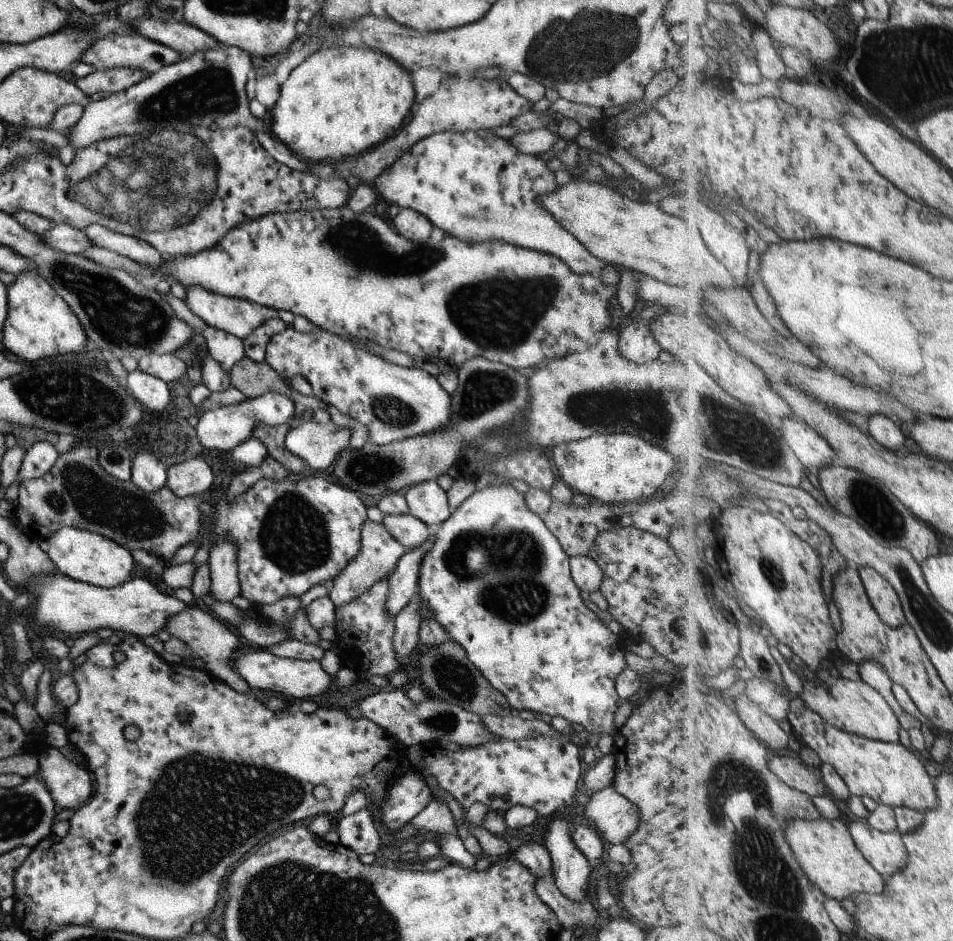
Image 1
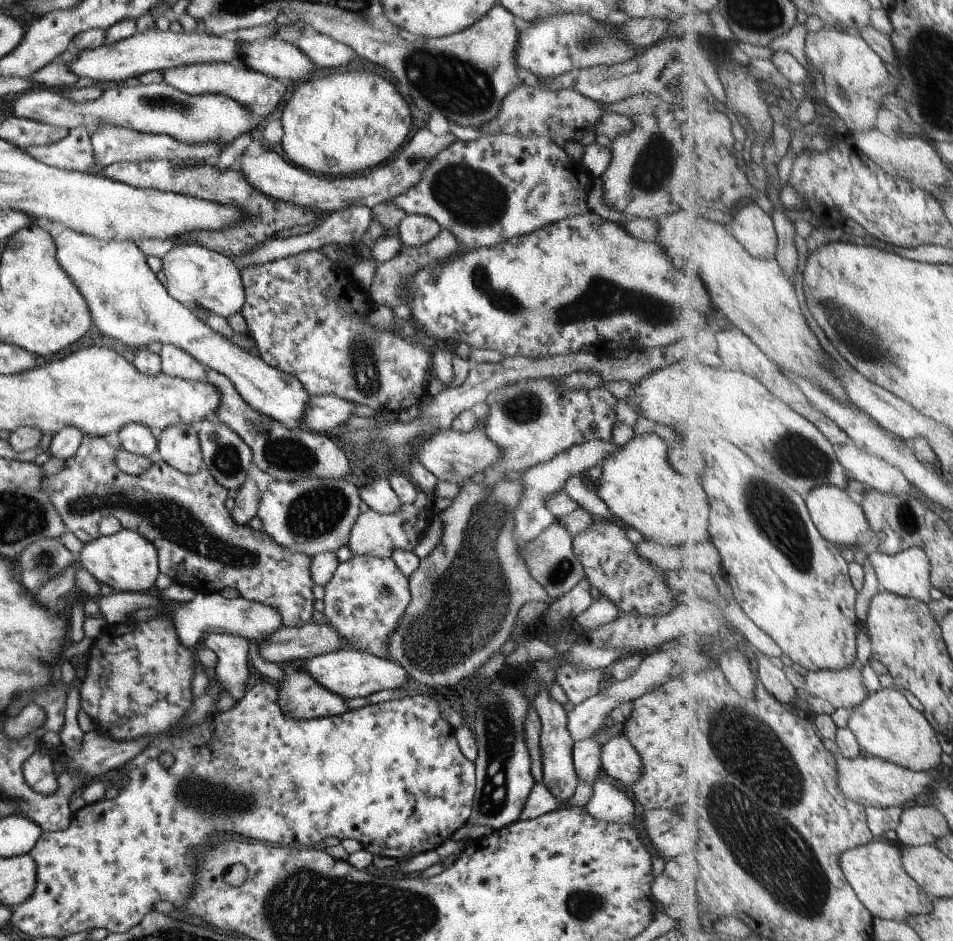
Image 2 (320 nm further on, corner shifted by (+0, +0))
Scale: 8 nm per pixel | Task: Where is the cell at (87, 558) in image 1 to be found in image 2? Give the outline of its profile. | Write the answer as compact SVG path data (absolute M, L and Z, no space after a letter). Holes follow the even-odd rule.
M121 529L112 535L97 535L85 543L76 554L81 568L85 569L97 582L109 585L113 592L145 592L155 584L158 572L158 556L152 542L131 529Z

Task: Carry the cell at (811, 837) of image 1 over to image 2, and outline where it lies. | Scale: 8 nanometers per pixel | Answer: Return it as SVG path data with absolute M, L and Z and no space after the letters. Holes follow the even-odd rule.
M883 840L845 851L840 858L845 876L877 919L905 922L916 915L933 912L934 898L906 871L904 854L899 846Z

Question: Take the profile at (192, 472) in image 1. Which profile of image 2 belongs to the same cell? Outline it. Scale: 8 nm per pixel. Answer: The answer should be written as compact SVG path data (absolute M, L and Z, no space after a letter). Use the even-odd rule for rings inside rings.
M190 424L165 427L159 434L155 457L183 474L203 468L198 436Z

